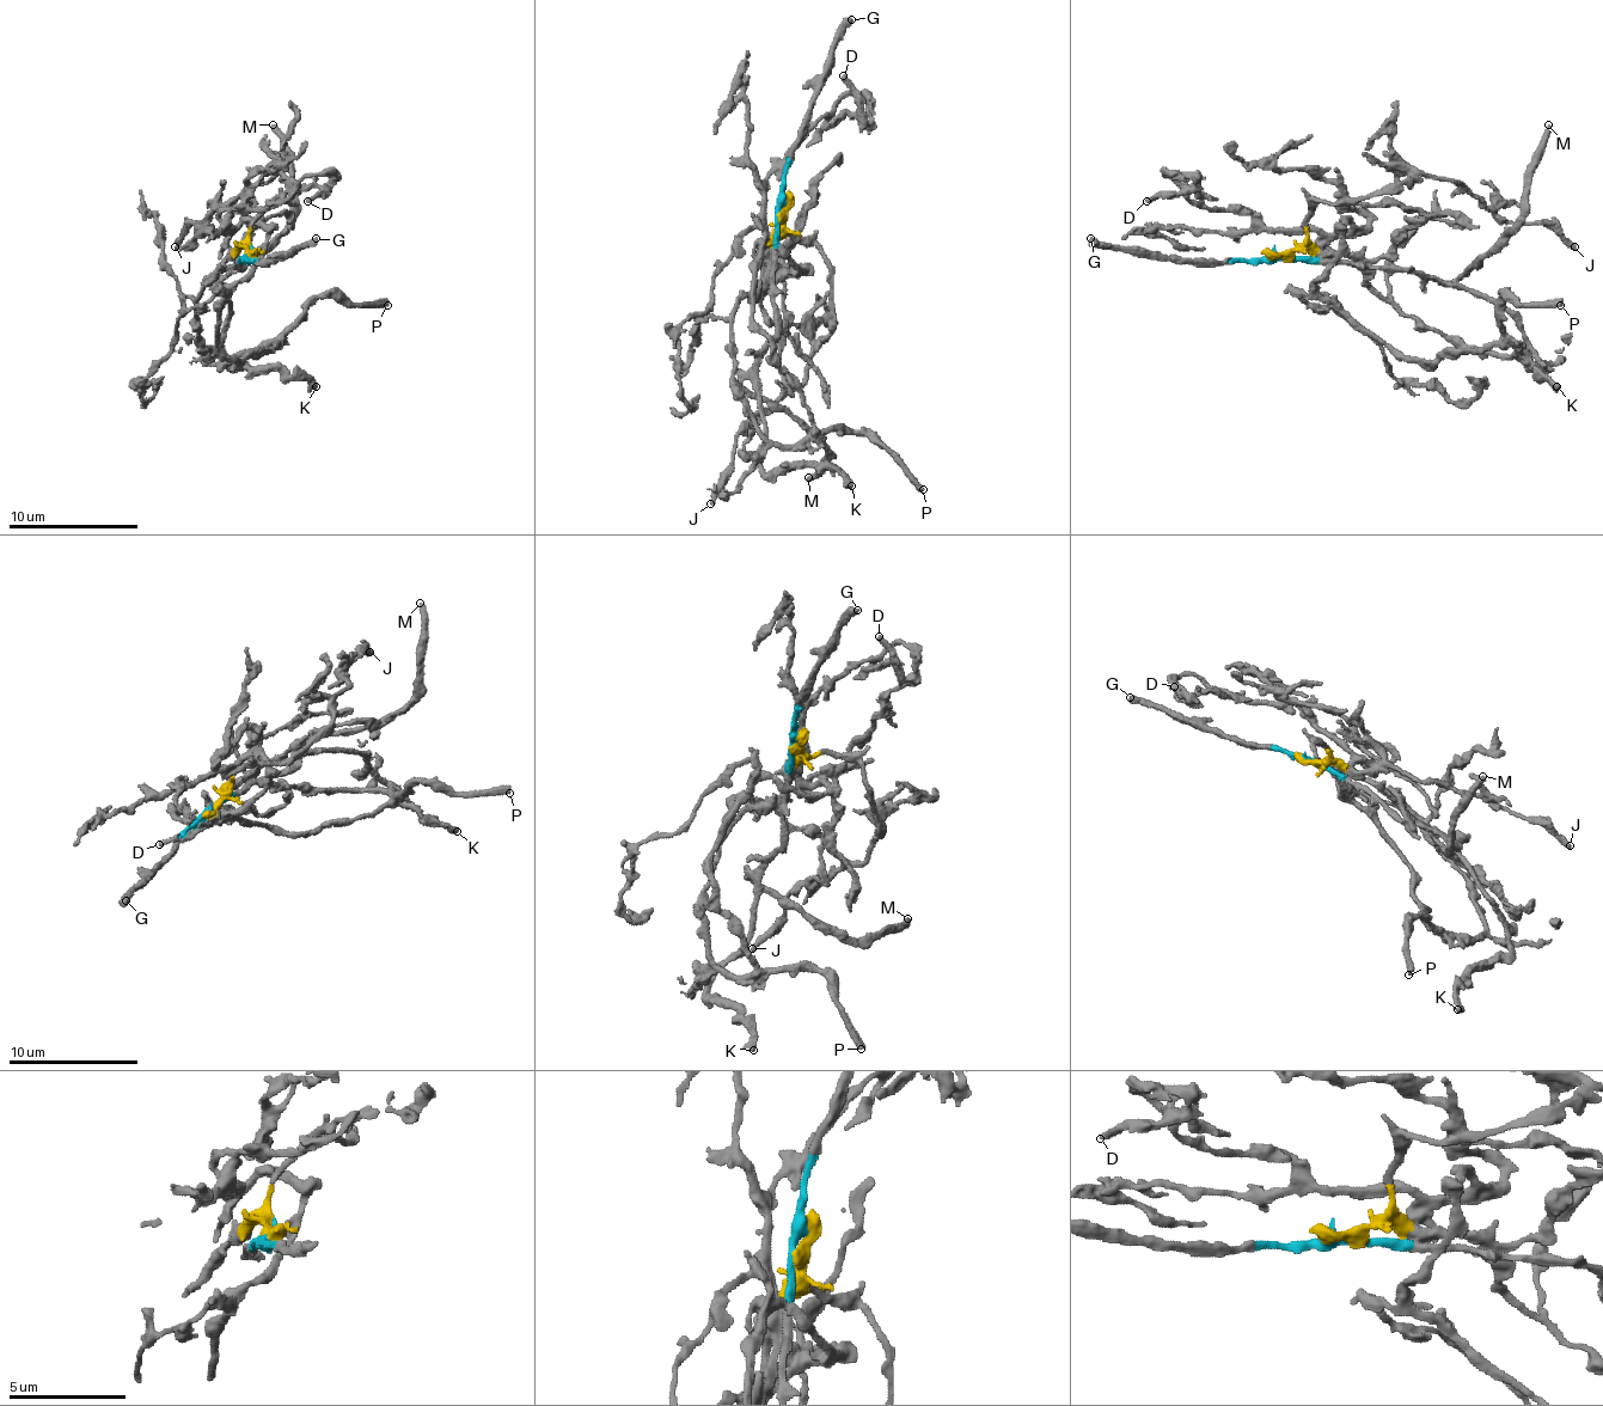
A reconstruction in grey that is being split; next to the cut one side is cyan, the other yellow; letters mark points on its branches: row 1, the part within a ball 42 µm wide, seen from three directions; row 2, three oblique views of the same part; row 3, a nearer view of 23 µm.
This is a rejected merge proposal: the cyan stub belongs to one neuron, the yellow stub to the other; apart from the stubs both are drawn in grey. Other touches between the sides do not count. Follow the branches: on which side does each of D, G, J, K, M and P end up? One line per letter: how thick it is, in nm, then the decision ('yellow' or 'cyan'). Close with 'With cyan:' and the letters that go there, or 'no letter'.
D: 240 nm thick; yellow
G: 440 nm thick; cyan
J: 360 nm thick; yellow
K: 440 nm thick; cyan
M: 360 nm thick; cyan
P: 400 nm thick; yellow
With cyan: G, K, M

